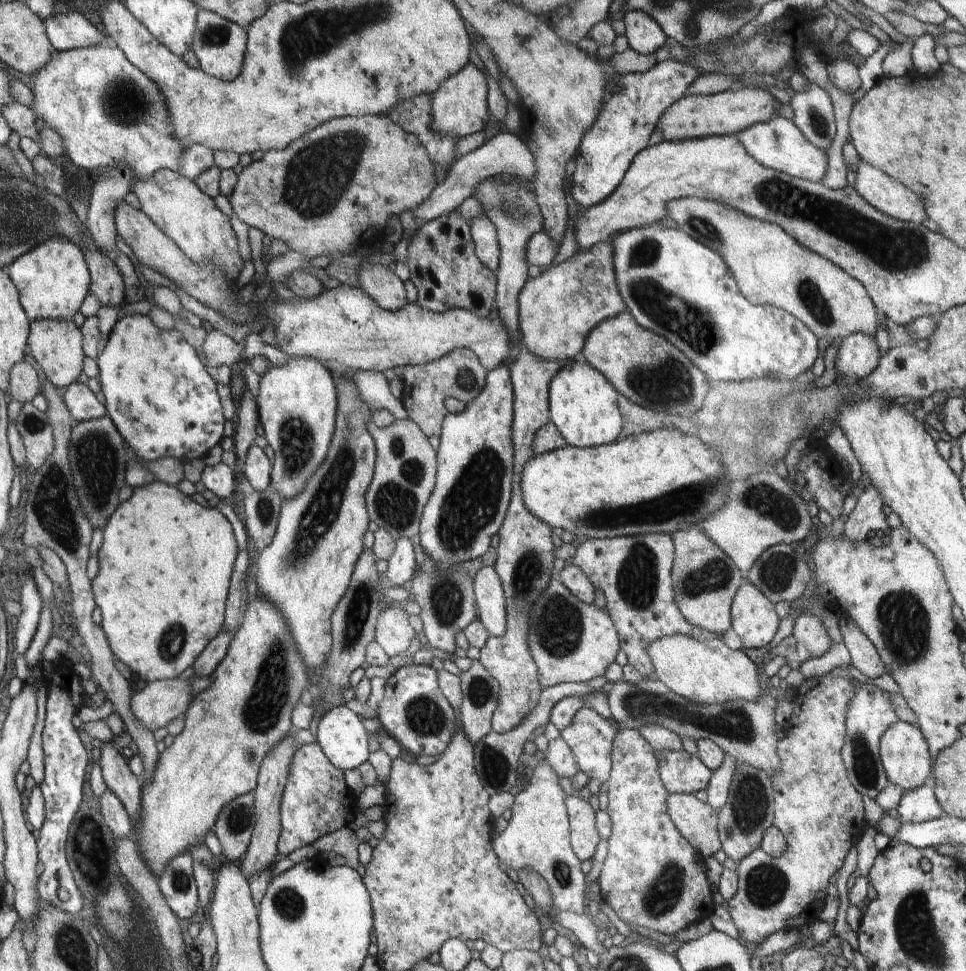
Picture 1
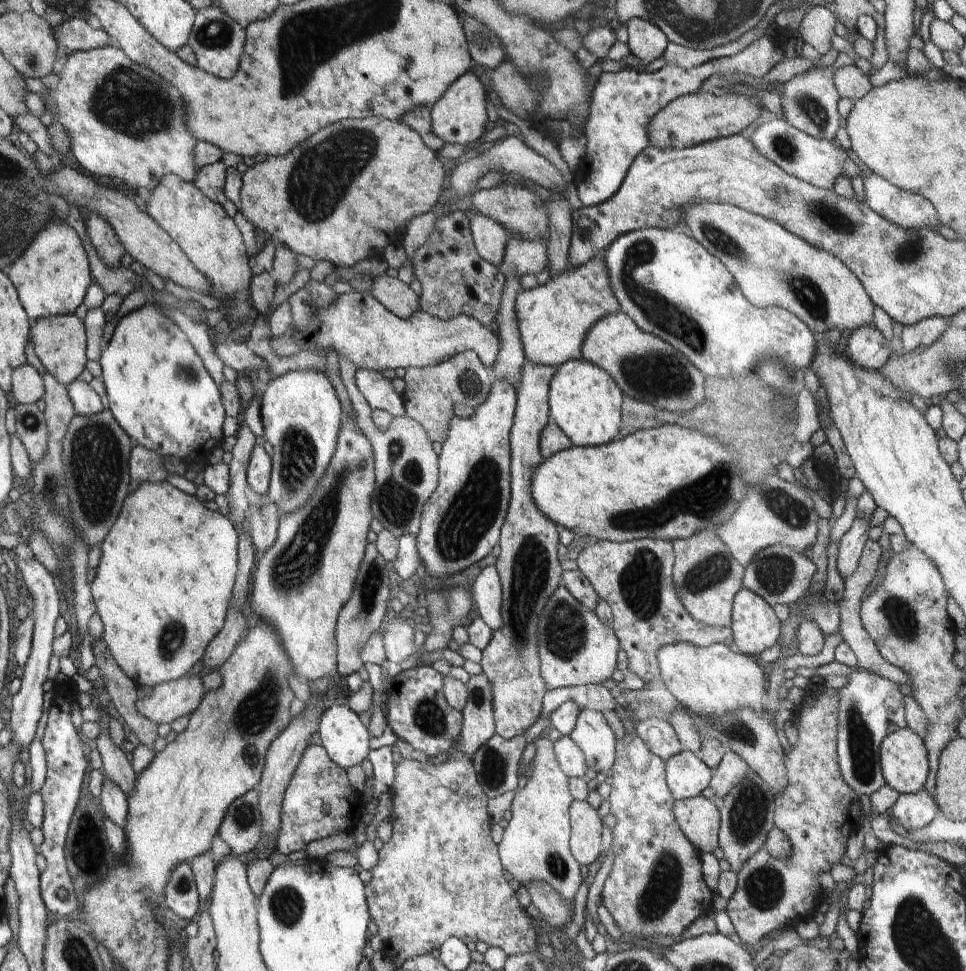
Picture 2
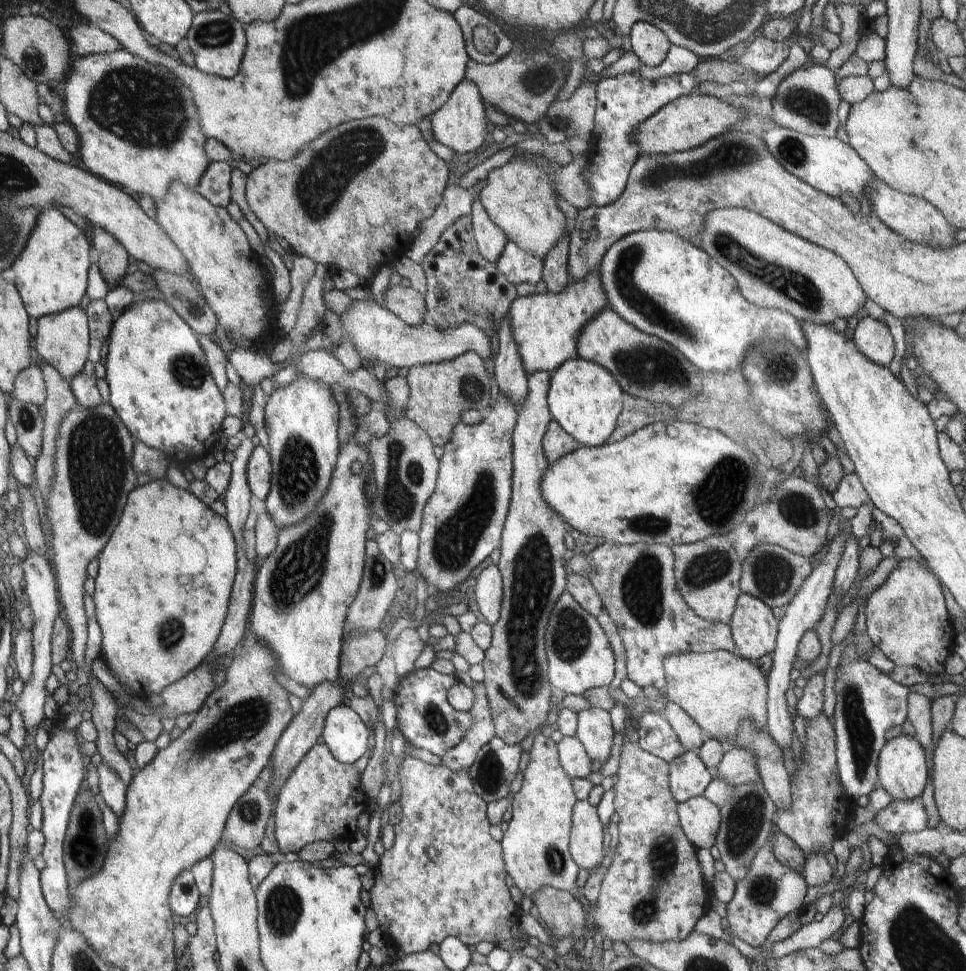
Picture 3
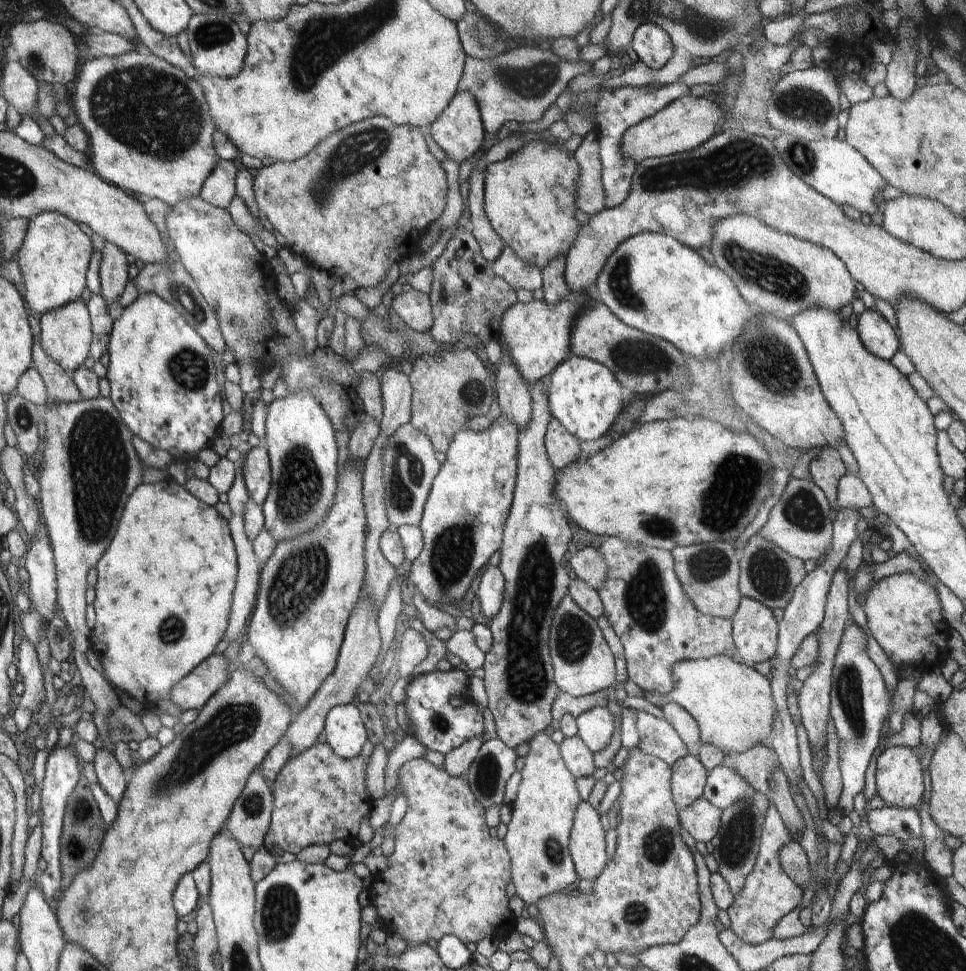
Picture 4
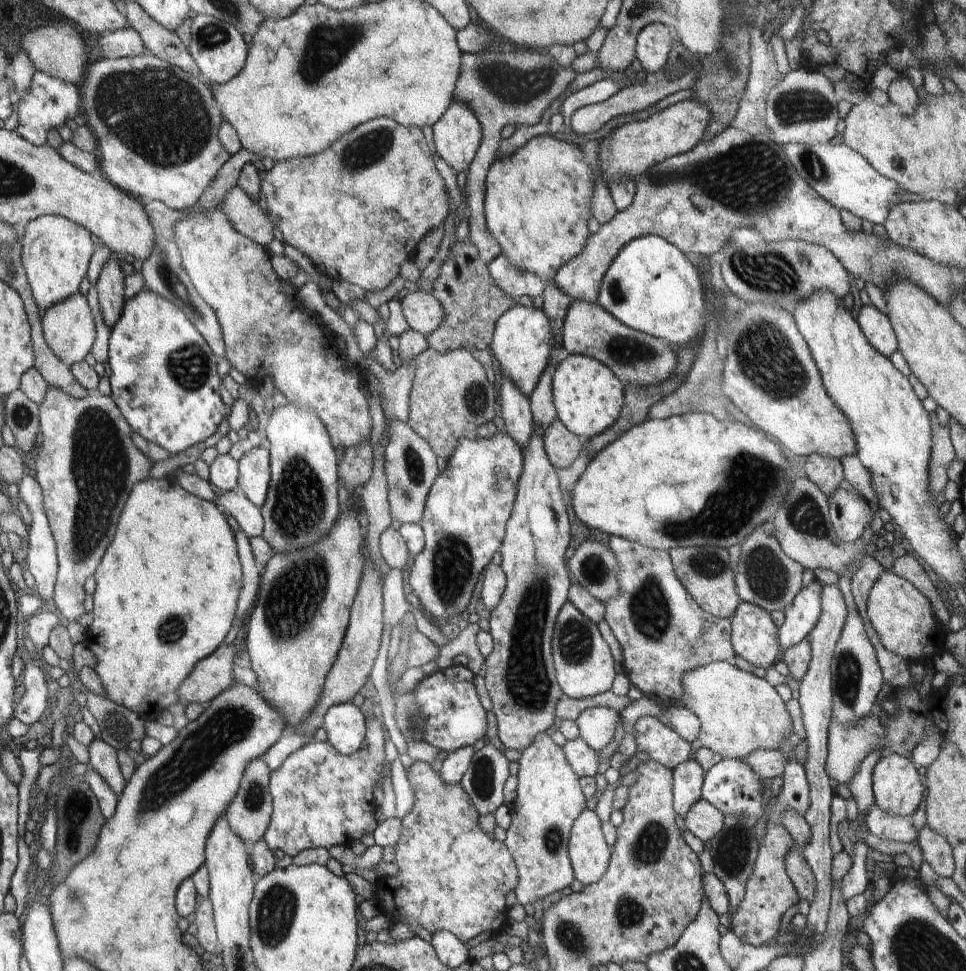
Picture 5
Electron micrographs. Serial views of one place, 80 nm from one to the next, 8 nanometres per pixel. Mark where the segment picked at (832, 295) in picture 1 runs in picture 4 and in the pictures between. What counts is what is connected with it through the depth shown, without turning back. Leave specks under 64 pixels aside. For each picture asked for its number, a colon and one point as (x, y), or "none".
2: (772, 267)
3: (773, 268)
4: (782, 275)

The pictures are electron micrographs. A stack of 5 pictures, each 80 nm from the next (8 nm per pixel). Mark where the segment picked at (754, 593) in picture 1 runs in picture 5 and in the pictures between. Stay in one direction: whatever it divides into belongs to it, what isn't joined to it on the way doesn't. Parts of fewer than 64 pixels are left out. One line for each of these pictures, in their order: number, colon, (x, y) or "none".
2: (756, 628)
3: (754, 629)
4: (755, 630)
5: (755, 638)

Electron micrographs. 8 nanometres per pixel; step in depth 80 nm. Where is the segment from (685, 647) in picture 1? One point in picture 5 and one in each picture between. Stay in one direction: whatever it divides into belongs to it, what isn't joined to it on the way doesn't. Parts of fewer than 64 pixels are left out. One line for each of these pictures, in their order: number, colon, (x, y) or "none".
2: (709, 681)
3: (716, 689)
4: (732, 704)
5: (739, 712)

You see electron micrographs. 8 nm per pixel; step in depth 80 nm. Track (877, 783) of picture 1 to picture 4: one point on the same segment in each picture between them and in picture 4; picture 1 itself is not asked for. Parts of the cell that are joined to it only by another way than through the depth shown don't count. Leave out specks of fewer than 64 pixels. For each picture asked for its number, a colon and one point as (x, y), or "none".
2: (871, 707)
3: (868, 703)
4: (860, 703)

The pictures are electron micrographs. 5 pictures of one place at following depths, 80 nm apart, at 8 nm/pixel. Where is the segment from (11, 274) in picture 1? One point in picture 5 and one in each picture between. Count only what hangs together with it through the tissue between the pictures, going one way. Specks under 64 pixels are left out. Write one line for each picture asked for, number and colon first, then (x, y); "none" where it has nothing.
2: (51, 277)
3: (51, 275)
4: (53, 260)
5: (55, 251)

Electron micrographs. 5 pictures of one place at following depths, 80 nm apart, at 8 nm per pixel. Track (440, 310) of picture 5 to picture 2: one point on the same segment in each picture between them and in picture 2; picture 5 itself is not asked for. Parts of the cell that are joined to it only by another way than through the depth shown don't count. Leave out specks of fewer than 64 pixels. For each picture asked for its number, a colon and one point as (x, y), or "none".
2: (395, 296)
3: (405, 303)
4: (413, 307)

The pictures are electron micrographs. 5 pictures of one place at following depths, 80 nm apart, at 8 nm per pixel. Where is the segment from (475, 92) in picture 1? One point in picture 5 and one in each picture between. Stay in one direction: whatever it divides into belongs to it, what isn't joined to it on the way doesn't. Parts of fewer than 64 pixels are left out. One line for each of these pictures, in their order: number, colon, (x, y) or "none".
2: (459, 116)
3: (461, 124)
4: (459, 132)
5: (457, 135)

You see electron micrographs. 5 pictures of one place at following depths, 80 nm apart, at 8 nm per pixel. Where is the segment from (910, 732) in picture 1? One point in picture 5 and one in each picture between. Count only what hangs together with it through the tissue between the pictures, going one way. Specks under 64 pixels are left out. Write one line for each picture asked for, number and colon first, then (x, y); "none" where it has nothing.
2: (904, 761)
3: (903, 764)
4: (900, 782)
5: (897, 790)

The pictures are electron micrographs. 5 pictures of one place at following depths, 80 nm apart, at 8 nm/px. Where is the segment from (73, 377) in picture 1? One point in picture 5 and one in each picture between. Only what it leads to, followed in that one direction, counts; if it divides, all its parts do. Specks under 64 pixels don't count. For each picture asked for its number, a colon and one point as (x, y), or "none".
2: (59, 342)
3: (62, 340)
4: (65, 333)
5: (69, 328)

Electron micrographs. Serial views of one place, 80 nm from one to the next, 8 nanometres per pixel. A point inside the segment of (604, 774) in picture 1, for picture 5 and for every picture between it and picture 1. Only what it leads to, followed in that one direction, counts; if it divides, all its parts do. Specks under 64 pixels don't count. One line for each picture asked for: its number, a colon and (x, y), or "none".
2: (593, 736)
3: (595, 731)
4: (595, 727)
5: (596, 725)

